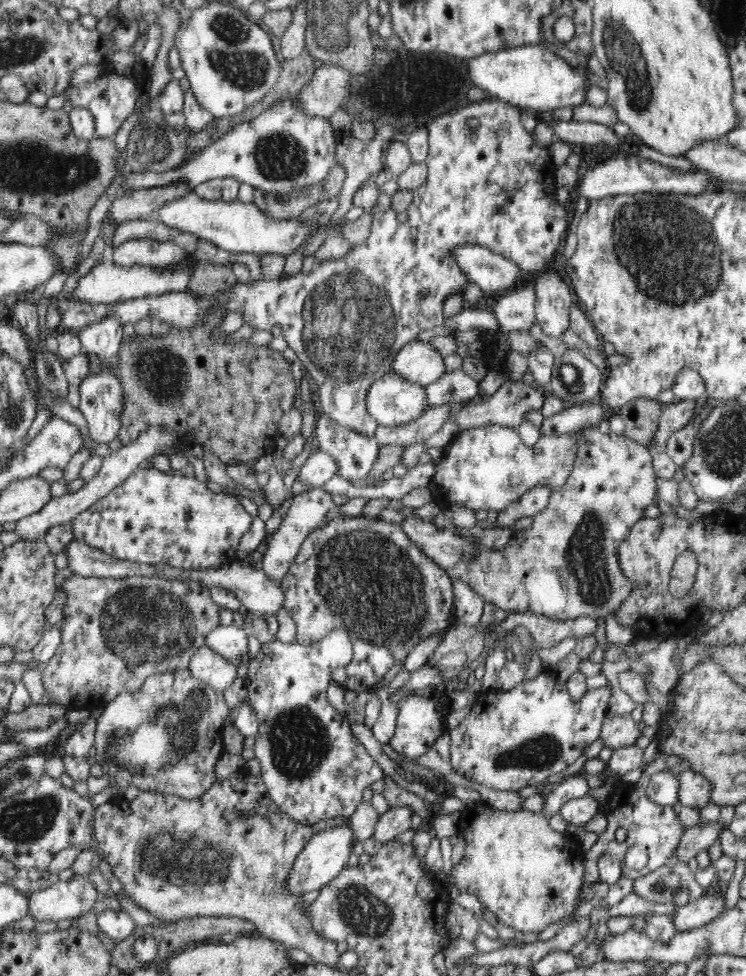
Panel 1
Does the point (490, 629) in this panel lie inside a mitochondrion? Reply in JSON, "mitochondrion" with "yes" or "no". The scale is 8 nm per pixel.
{"mitochondrion":"no"}

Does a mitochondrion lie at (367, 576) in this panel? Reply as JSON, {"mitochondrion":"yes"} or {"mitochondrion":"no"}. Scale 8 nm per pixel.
{"mitochondrion":"yes"}

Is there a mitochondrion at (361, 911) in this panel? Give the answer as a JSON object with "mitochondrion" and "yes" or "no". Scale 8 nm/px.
{"mitochondrion":"yes"}

